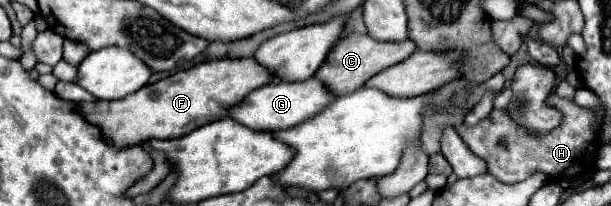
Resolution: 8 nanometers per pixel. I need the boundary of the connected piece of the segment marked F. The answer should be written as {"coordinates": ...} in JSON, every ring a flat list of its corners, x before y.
{"coordinates":[[254,57,214,59,198,63,186,71,178,71,158,83,144,85,136,93,118,101,78,103,80,113,98,125,108,141,120,147,140,145,144,139,176,139,194,129,228,117,230,107,244,101,248,93,272,83,272,71,256,63]]}

